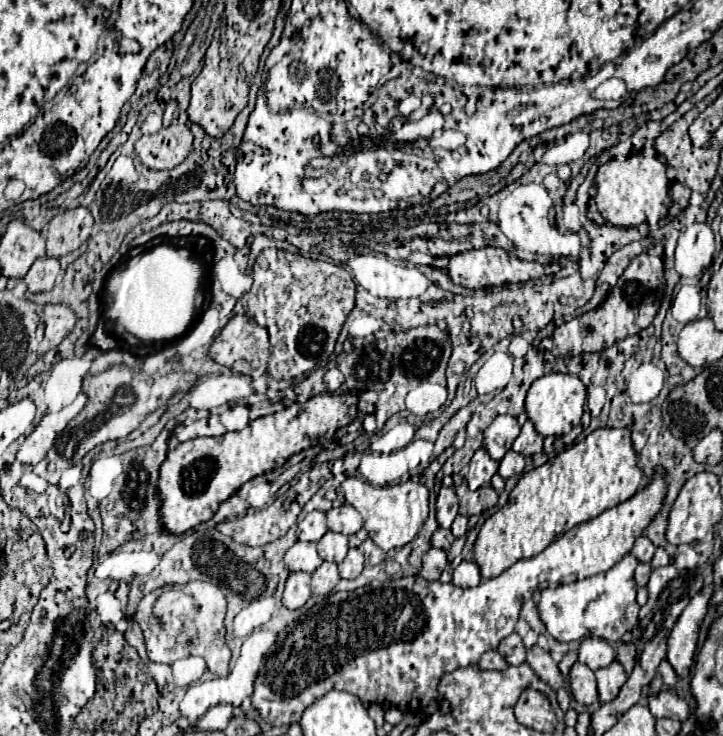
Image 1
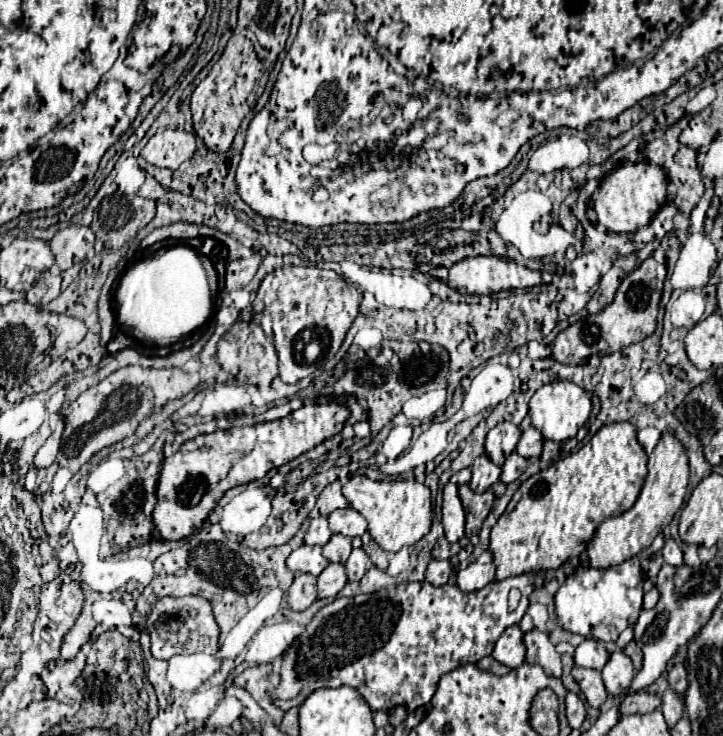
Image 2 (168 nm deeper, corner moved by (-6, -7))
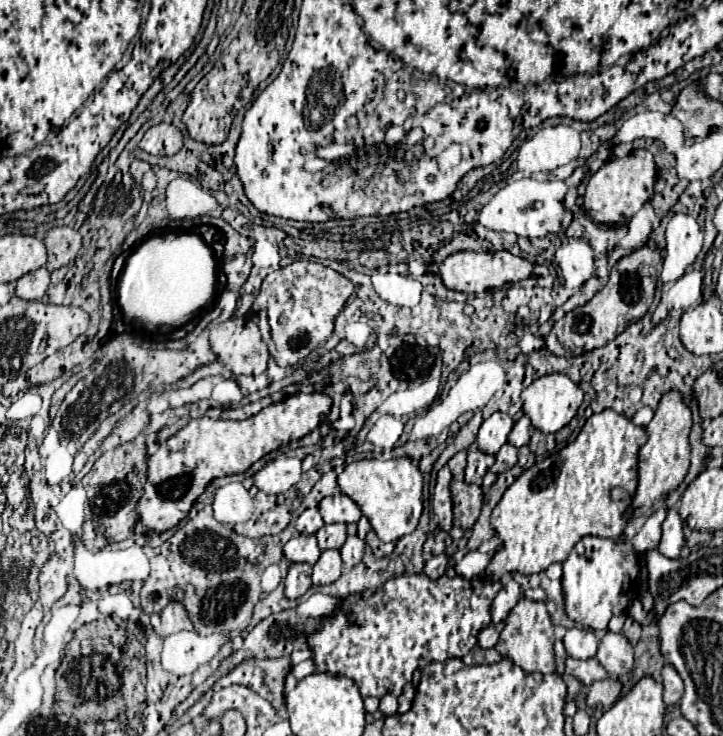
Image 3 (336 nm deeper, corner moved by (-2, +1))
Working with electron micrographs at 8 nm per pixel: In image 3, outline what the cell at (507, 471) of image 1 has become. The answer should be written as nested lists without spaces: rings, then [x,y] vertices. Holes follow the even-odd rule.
[[[504,444],[498,452],[496,452],[496,462],[494,462],[494,466],[490,468],[494,474],[500,474],[500,472],[506,472],[506,470],[510,470],[514,464],[516,464],[516,460],[518,460],[518,448],[516,446],[512,446],[512,444]]]

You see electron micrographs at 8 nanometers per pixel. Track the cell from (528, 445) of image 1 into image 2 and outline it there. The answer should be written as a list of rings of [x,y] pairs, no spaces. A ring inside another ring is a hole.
[[[530,426],[528,430],[522,432],[522,438],[516,446],[516,452],[522,458],[538,458],[542,454],[542,444],[544,444],[542,434],[534,426]]]

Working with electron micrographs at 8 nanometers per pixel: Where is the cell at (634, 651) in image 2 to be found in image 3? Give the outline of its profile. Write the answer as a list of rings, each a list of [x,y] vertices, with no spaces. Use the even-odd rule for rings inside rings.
[[[626,614],[626,622],[624,622],[624,628],[622,628],[622,634],[630,640],[632,646],[636,646],[638,638],[640,638],[640,624],[630,614]]]

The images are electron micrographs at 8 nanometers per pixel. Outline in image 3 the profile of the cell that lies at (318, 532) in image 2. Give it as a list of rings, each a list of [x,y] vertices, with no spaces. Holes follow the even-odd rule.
[[[308,508],[308,510],[304,510],[304,512],[298,516],[298,520],[296,520],[296,530],[298,530],[300,534],[316,534],[322,526],[324,526],[324,520],[322,520],[318,508]]]

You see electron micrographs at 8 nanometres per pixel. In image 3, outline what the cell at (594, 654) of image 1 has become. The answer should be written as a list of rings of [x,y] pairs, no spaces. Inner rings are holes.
[[[570,628],[564,636],[564,648],[566,654],[570,658],[578,658],[578,660],[586,660],[596,656],[596,648],[598,648],[598,640],[594,636],[592,630],[586,628]]]

